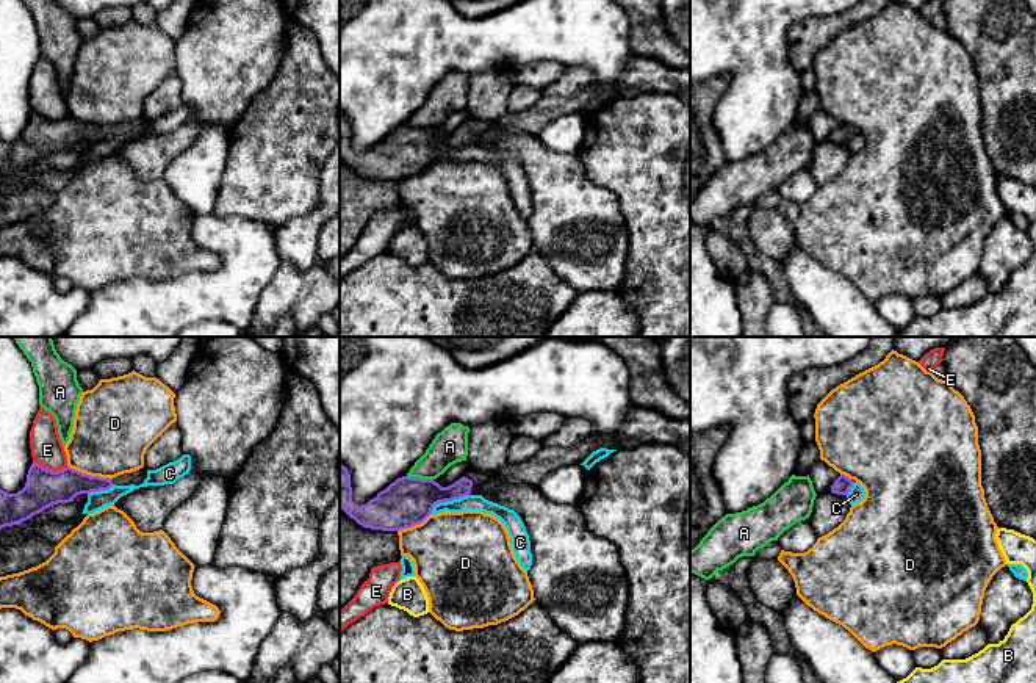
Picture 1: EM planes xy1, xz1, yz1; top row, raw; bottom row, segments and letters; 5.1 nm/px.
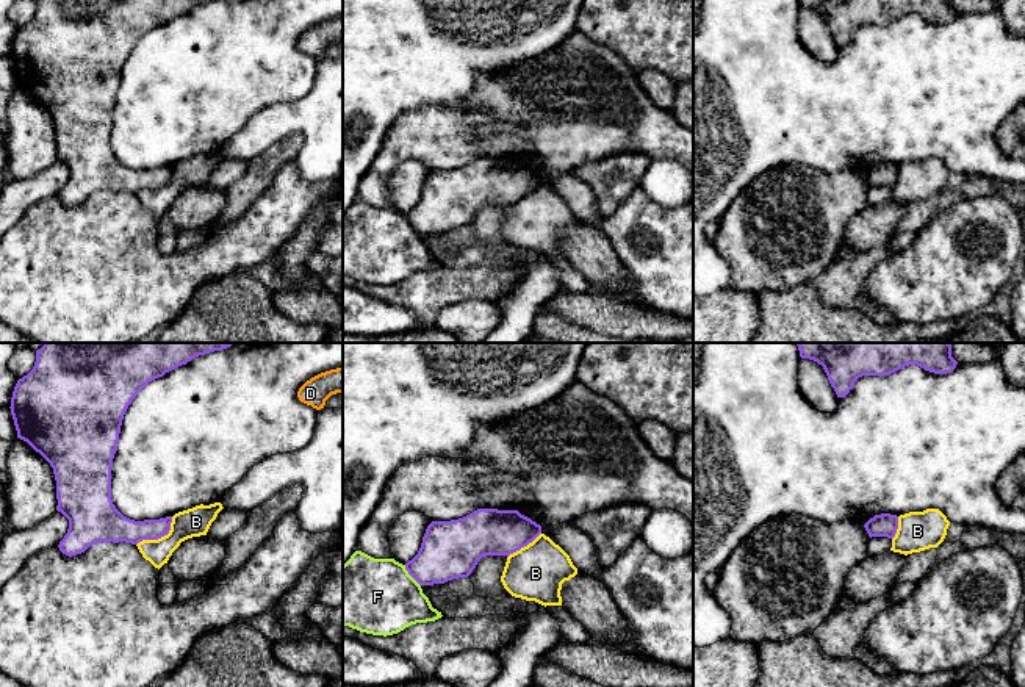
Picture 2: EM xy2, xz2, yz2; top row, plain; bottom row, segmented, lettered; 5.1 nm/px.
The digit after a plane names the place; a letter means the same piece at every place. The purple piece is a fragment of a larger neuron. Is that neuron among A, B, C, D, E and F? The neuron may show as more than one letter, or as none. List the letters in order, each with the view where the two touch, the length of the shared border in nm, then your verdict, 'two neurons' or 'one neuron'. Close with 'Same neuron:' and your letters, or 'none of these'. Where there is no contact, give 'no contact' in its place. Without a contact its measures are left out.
A: xz1 | 140 nm | two neurons
B: xy2 | 240 nm | two neurons
C: xz1 | 240 nm | two neurons
D: xy1 | 240 nm | two neurons
E: xy1 | 190 nm | two neurons
F: xz2 | 140 nm | two neurons
Same neuron: none of these

